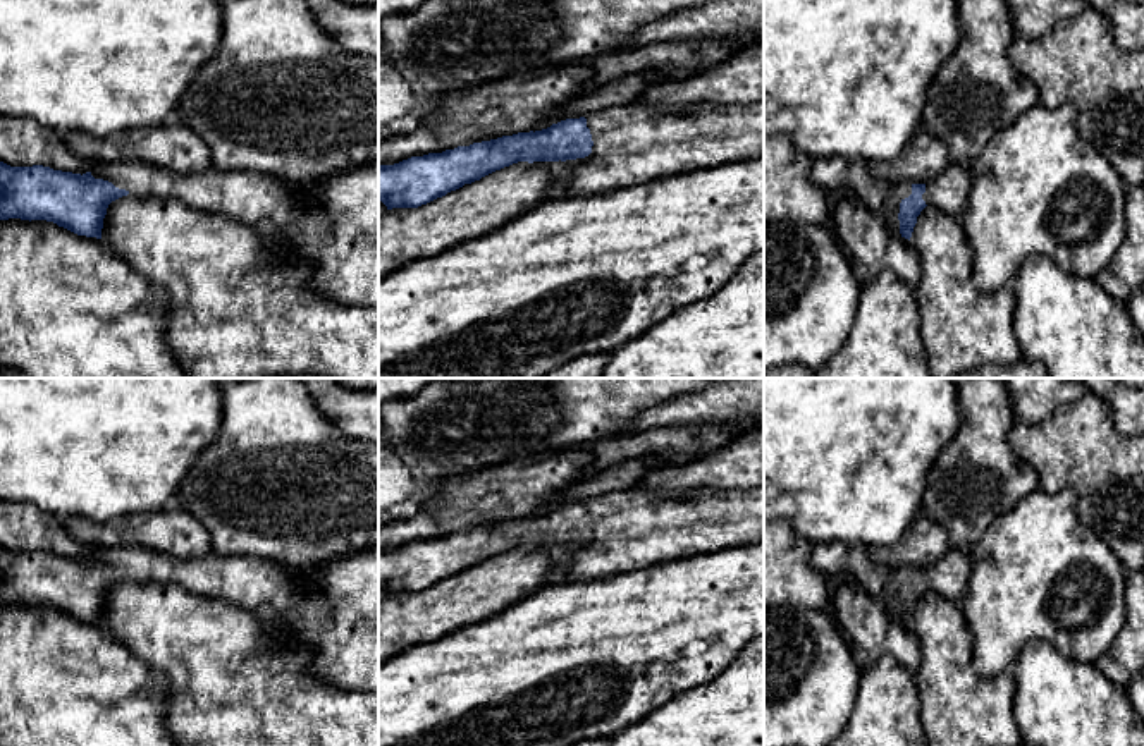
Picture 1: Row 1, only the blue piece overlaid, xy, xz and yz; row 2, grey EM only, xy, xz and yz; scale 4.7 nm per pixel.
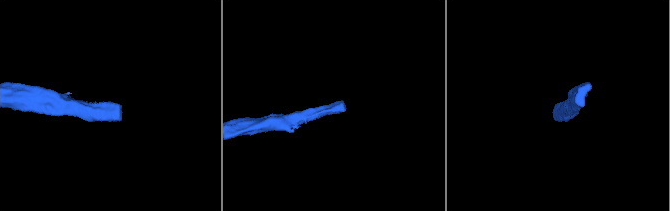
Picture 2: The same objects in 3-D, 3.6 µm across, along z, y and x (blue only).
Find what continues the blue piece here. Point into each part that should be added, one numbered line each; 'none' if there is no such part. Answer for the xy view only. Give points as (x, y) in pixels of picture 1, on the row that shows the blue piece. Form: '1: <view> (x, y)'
1: xy (257, 200)

